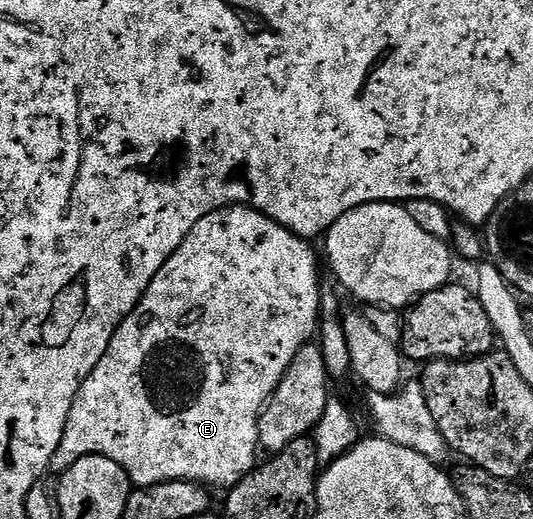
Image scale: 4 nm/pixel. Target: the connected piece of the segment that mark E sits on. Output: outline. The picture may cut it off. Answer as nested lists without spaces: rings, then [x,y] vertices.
[[[226,206],[224,210],[215,210],[209,216],[197,220],[197,224],[193,224],[193,232],[185,236],[181,248],[177,248],[177,252],[169,256],[161,272],[157,272],[137,308],[133,308],[133,312],[117,328],[97,368],[93,368],[93,372],[89,372],[89,376],[81,384],[73,400],[73,408],[69,408],[69,420],[65,424],[61,444],[53,456],[50,469],[62,472],[85,456],[105,456],[125,468],[131,485],[135,488],[177,481],[202,482],[208,488],[230,488],[246,478],[256,469],[255,457],[261,454],[259,417],[263,414],[263,408],[281,384],[289,364],[293,364],[293,356],[297,356],[297,352],[301,352],[301,348],[316,337],[320,324],[320,275],[317,267],[315,268],[315,254],[311,251],[311,246],[310,241],[298,238],[253,206]]]

